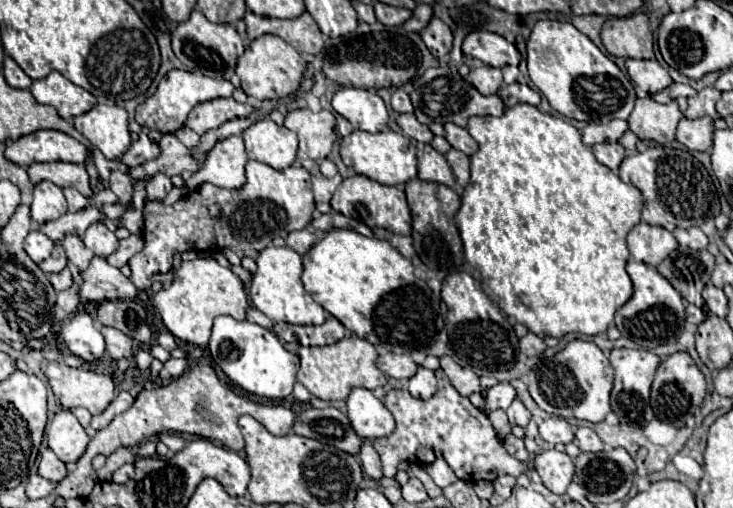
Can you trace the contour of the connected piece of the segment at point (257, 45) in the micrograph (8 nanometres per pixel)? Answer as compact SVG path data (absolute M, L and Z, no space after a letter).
M268 35L268 37L254 39L246 47L246 51L238 57L236 75L240 77L240 85L246 95L250 95L258 101L264 101L264 99L288 97L288 93L292 93L292 89L296 89L296 85L300 85L300 77L304 77L304 65L306 65L306 61L292 45L288 45L280 37Z

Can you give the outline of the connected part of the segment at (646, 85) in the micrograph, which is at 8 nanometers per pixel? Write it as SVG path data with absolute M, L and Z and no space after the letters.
M626 59L626 69L628 69L630 79L650 95L672 85L672 77L656 59L648 59L648 61L646 59L644 61Z

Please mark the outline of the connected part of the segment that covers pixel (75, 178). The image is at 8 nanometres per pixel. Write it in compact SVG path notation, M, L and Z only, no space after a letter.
M32 163L28 167L28 175L32 183L40 183L42 179L52 181L58 187L76 187L82 195L90 197L90 179L86 173L86 163Z

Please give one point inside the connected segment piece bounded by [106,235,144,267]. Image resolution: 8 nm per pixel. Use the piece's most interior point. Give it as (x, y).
(129, 247)

